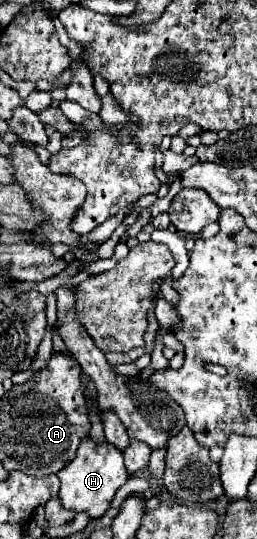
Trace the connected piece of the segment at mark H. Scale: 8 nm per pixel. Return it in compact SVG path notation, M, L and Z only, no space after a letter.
M85 439L75 459L65 469L61 469L57 475L61 479L61 491L59 491L61 505L75 513L87 513L89 519L101 519L111 507L115 493L129 479L129 473L123 465L123 453L117 451L109 443L97 445L93 439Z

